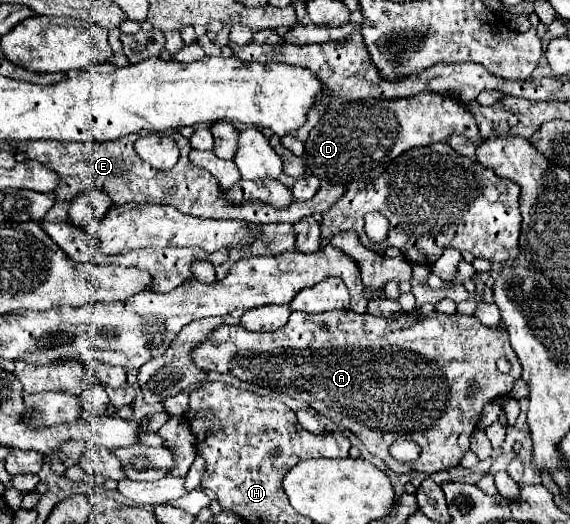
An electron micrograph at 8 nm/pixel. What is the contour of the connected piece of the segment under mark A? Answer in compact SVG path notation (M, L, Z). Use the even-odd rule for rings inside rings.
M351 309L319 315L293 311L289 323L273 333L251 333L241 325L221 325L209 339L205 339L205 343L201 343L201 347L197 347L197 351L193 351L193 363L203 371L229 371L241 381L257 383L279 393L283 391L285 395L307 403L319 415L329 417L339 429L355 433L367 451L381 457L389 469L423 471L429 475L453 469L461 463L463 455L469 451L469 437L475 431L483 405L509 395L515 379L521 377L521 363L503 329L489 329L475 315L445 315L439 311L433 311L431 315L401 313L391 319L369 313L359 315ZM501 357L511 363L507 375L497 369ZM469 383L477 383L479 387L475 397L467 395ZM399 439L415 441L421 447L417 461L401 463L389 453L391 443Z

